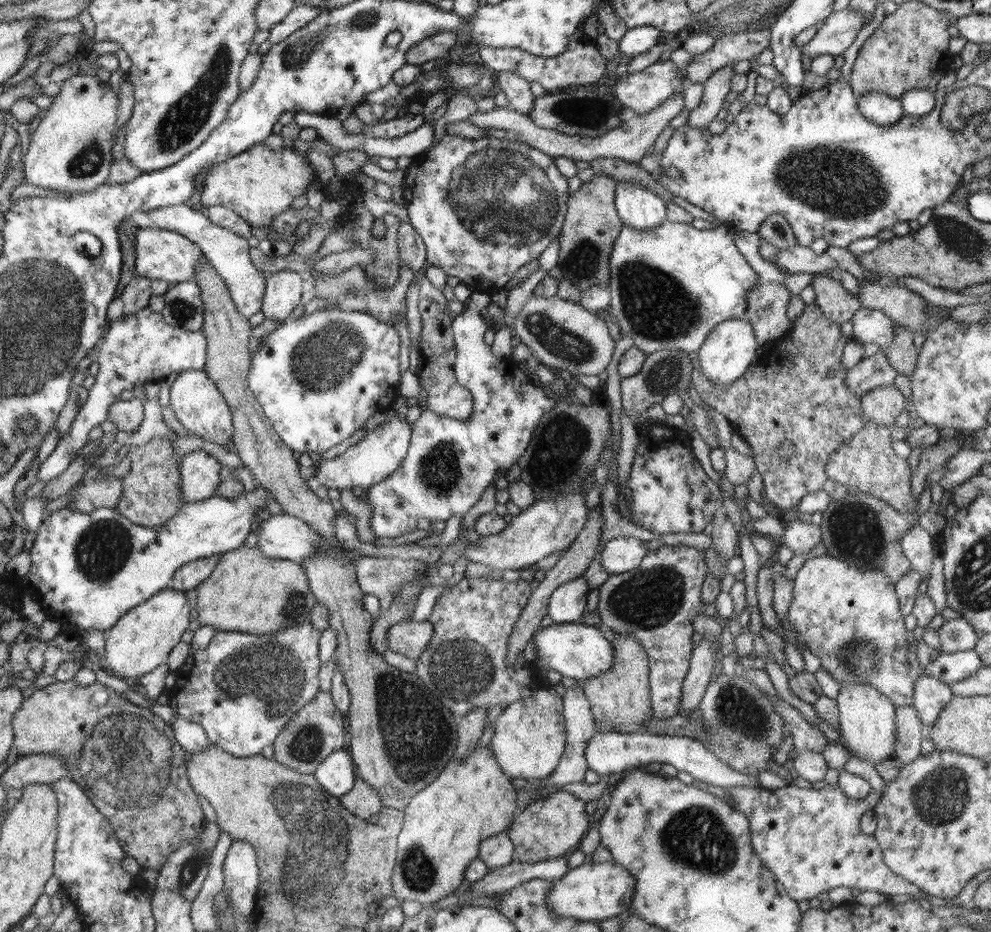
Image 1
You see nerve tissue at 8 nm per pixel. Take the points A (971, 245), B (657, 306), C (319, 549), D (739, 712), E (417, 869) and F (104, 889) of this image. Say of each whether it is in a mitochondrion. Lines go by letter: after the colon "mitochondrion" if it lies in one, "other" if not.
A: mitochondrion
B: mitochondrion
C: other
D: mitochondrion
E: mitochondrion
F: other

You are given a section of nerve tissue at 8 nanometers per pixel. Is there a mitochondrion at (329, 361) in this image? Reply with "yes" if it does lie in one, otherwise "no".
yes

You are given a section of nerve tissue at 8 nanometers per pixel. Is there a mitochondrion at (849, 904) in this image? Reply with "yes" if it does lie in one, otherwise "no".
no

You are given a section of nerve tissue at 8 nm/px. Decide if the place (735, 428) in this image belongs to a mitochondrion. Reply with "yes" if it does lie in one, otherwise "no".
no

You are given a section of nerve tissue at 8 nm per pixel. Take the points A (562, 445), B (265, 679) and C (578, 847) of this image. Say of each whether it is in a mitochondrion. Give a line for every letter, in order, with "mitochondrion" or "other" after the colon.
A: mitochondrion
B: mitochondrion
C: other

